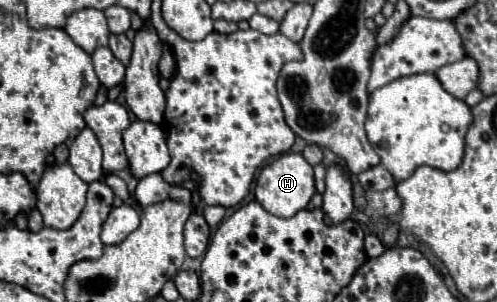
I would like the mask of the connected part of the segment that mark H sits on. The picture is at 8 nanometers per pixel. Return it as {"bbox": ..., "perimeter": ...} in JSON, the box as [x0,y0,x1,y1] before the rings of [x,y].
{"bbox":[254,153,316,217],"perimeter":[[[284,153],[280,157],[276,157],[272,163],[268,163],[262,173],[258,175],[256,187],[254,187],[254,195],[256,201],[262,203],[262,207],[276,215],[276,217],[292,217],[298,211],[302,211],[310,197],[316,193],[314,187],[314,173],[312,173],[312,165],[308,165],[308,161],[304,161],[304,157],[300,153]]]}

